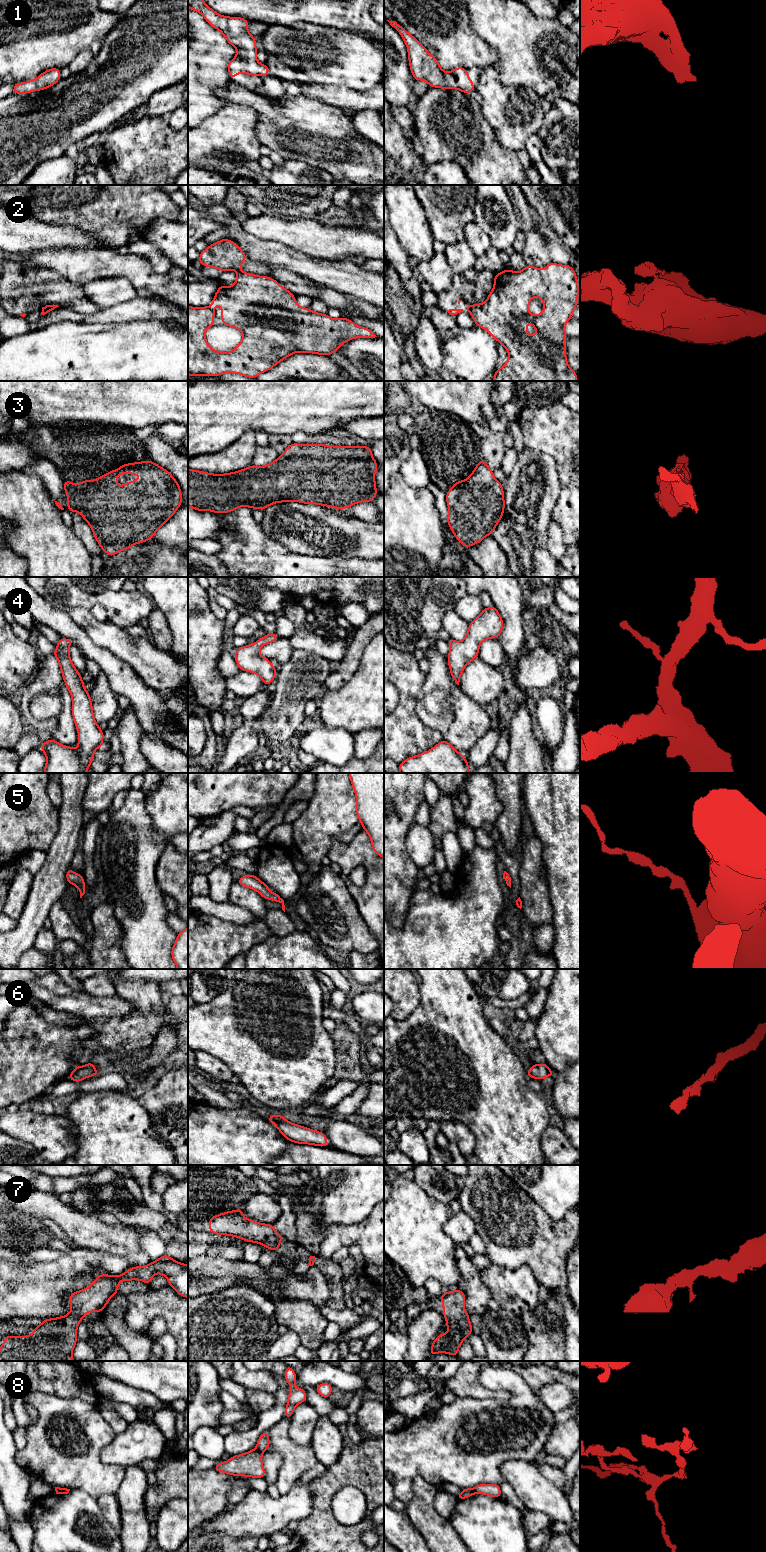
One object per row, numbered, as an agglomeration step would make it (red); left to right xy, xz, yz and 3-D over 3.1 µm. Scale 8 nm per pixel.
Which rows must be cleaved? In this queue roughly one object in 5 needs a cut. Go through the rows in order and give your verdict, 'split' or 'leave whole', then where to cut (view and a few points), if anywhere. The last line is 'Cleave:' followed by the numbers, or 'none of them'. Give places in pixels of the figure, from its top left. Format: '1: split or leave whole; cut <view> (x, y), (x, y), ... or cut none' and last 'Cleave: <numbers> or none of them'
1: leave whole; cut none
2: split; cut xz (240, 270), (238, 272)
3: leave whole; cut none
4: leave whole; cut none
5: leave whole; cut none
6: leave whole; cut none
7: leave whole; cut none
8: split; cut xz (256, 1448), (261, 1453)
Cleave: 2, 8

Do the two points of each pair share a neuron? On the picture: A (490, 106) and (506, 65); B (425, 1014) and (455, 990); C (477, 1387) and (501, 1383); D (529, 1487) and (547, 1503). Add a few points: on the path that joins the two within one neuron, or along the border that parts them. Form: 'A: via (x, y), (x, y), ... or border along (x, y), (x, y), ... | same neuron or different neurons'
A: border along (495, 66), (503, 84), (522, 88) | different neurons
B: via (432, 1013), (448, 997) | same neuron
C: border along (476, 1375), (477, 1379), (490, 1389), (508, 1392) | different neurons
D: via (533, 1489), (543, 1499) | same neuron

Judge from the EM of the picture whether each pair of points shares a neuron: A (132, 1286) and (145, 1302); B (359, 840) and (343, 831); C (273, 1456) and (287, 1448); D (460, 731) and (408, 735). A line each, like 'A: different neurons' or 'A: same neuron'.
A: different neurons
B: different neurons
C: different neurons
D: different neurons

